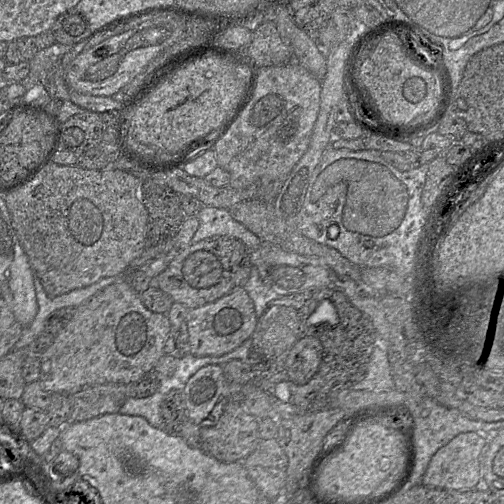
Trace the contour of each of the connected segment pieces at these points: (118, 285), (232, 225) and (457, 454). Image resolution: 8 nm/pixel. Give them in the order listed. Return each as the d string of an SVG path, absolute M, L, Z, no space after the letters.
M120 279L75 307L67 324L55 336L53 343L40 356L40 381L51 394L75 394L84 387L104 383L132 385L149 375L164 354L165 342L172 331L167 313L150 311L128 279Z
M202 206L197 213L199 226L191 243L213 236L229 236L240 240L249 250L254 250L261 240L240 222L236 221L228 209Z
M476 432L457 435L431 458L421 484L445 490L469 491L481 487L481 455L490 436Z

